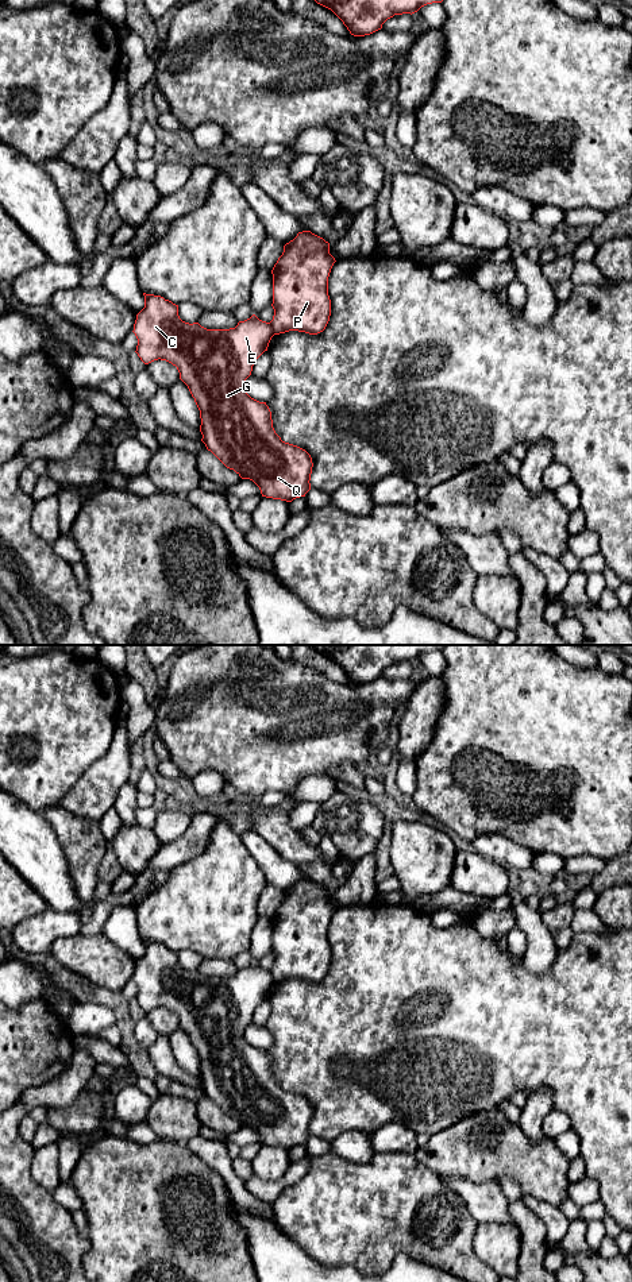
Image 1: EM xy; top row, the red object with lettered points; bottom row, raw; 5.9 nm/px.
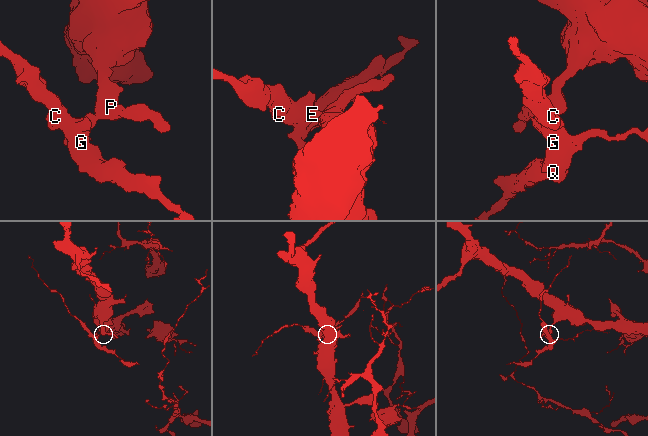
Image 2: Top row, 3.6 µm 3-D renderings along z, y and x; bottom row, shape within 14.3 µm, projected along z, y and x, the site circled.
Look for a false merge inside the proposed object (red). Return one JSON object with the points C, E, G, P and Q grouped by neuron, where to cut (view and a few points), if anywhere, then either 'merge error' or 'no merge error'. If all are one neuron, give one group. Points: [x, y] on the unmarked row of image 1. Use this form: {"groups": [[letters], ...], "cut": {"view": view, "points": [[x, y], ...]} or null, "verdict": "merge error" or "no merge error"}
{"groups": [["C", "E", "G", "Q"], ["P"]], "cut": {"view": "xy", "points": [[269, 970], [274, 981]]}, "verdict": "merge error"}

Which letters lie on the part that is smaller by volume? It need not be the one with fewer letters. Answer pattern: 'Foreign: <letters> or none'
Foreign: C, E, G, Q

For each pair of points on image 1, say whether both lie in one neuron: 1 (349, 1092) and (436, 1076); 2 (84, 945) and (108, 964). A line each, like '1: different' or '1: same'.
1: same
2: same

